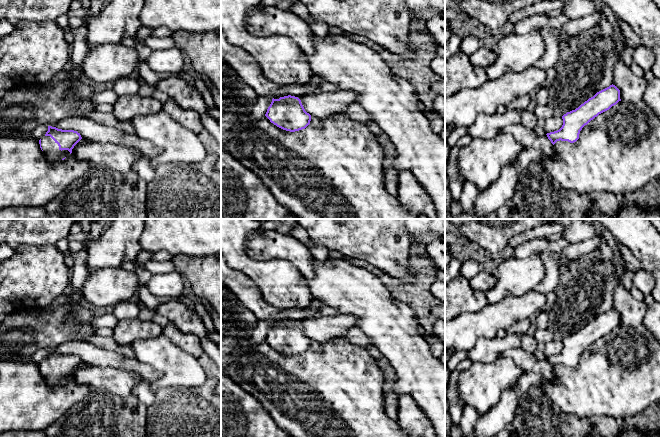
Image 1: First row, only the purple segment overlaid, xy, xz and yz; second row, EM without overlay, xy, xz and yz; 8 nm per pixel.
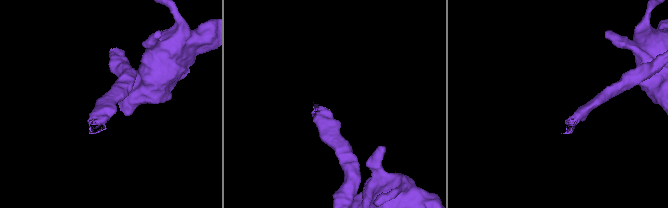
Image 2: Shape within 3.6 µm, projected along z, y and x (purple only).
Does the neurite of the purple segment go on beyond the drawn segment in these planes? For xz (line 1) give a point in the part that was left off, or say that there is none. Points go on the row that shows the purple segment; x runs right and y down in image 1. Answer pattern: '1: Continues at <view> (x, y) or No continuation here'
1: No continuation here

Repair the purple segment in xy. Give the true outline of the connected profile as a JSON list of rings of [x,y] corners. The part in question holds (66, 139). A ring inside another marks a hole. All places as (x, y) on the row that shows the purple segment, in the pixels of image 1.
[[[48,126],[48,131],[39,140],[39,144],[47,158],[52,162],[57,162],[71,154],[72,149],[81,139],[82,137],[77,131]]]

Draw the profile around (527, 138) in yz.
[[[521,123],[506,126],[500,133],[511,134],[523,148],[539,149],[545,158],[554,158],[557,155],[557,150],[547,135],[540,137],[533,129],[527,128]]]

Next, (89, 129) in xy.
[[[83,116],[65,118],[50,126],[62,130],[77,131],[84,140],[111,143],[136,149],[149,159],[158,156],[161,152],[161,149],[154,146],[150,141],[142,139],[136,134],[126,133],[116,127],[105,126]]]

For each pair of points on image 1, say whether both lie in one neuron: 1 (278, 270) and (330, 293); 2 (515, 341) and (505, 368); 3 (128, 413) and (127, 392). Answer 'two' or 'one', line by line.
1: two
2: two
3: two

